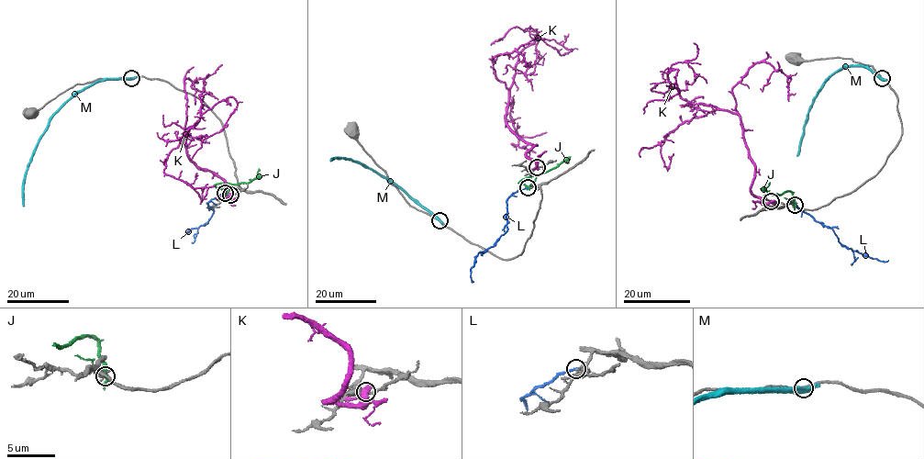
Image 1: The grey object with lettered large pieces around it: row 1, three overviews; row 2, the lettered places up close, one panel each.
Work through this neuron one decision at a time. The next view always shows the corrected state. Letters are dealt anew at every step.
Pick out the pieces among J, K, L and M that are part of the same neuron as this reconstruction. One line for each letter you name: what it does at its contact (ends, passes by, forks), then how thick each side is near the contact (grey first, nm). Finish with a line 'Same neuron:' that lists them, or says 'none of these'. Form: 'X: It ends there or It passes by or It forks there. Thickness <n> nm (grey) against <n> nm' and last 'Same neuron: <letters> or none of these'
L: It ends there. Thickness 140 nm (grey) against 160 nm
Same neuron: L

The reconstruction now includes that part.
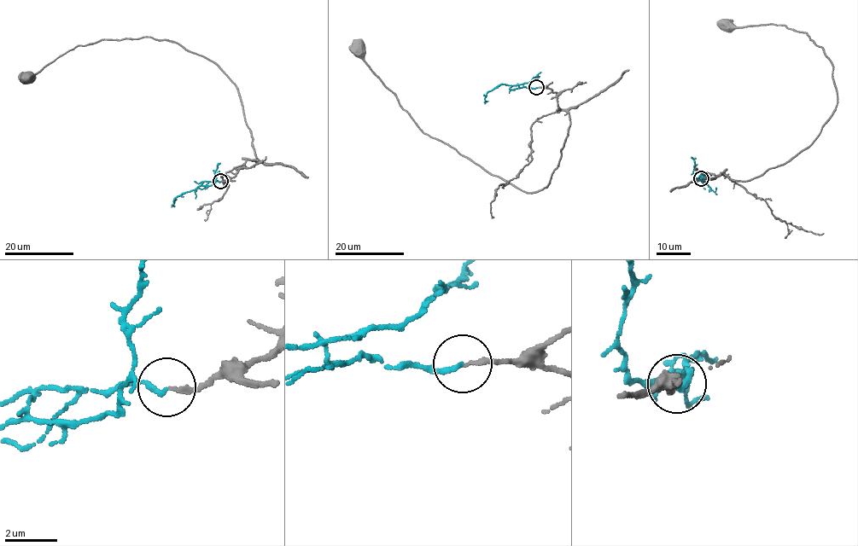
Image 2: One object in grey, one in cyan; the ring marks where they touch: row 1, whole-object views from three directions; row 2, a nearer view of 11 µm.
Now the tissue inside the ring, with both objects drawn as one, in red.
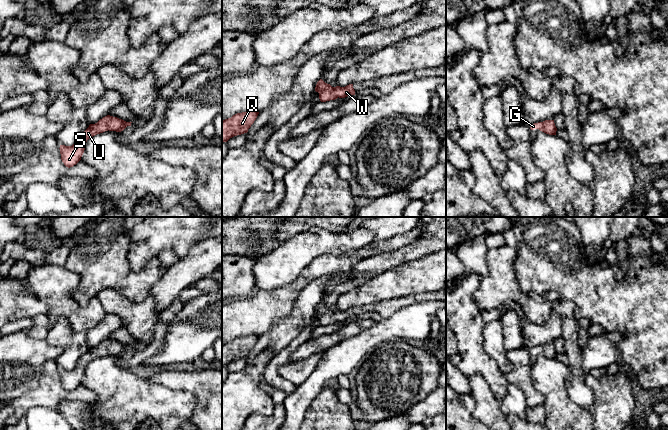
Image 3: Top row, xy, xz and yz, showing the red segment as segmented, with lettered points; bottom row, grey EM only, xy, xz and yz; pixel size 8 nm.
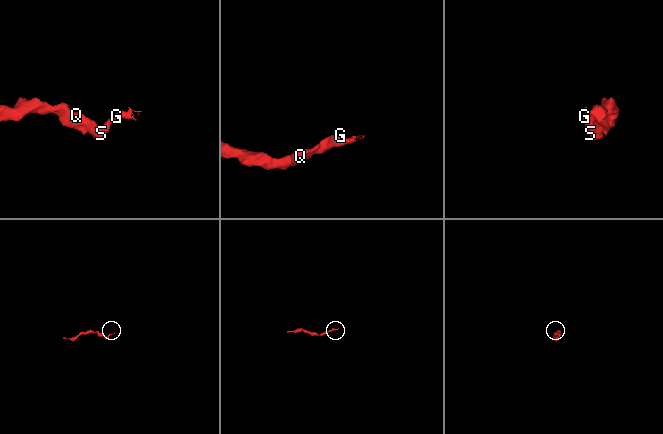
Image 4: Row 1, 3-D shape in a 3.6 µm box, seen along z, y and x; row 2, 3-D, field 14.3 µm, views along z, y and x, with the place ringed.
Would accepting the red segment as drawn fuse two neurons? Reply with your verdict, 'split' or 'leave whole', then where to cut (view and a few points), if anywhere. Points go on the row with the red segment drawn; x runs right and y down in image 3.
leave whole | no cut

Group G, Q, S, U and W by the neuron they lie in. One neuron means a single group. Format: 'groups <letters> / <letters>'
groups G Q S U W

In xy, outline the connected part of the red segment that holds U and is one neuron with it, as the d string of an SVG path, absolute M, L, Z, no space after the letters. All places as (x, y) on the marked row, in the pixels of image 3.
M107 115L100 119L95 124L90 124L89 127L77 138L72 146L60 145L61 160L68 168L76 165L80 160L85 150L85 144L88 139L105 131L121 132L127 126L131 126L132 122L126 122L117 117Z

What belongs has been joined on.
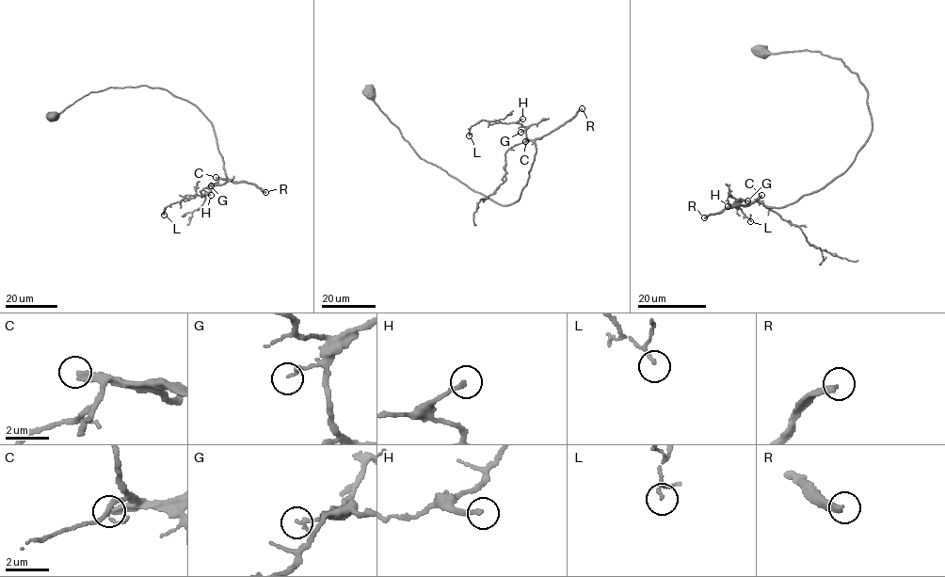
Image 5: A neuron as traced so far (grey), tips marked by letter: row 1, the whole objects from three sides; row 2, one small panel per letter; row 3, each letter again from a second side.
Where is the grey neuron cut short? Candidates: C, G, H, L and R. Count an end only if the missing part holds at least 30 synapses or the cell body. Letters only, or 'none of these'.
C, R

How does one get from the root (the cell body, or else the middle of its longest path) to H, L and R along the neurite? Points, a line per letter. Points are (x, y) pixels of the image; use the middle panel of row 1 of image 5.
H: (368, 90), (422, 158), (505, 206), (520, 198), (536, 151), (518, 122), (522, 119)
L: (368, 90), (422, 158), (498, 203), (518, 200), (536, 151), (526, 127), (481, 120), (469, 136)
R: (368, 90), (422, 158), (505, 206), (518, 200), (526, 184), (535, 140), (582, 108)

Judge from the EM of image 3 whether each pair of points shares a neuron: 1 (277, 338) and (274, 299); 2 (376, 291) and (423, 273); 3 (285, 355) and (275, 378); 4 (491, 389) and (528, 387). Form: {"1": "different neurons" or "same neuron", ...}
{"1": "different neurons", "2": "same neuron", "3": "same neuron", "4": "different neurons"}

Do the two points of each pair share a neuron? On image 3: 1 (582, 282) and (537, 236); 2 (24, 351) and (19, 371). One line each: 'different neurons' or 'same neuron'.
1: same neuron
2: same neuron

